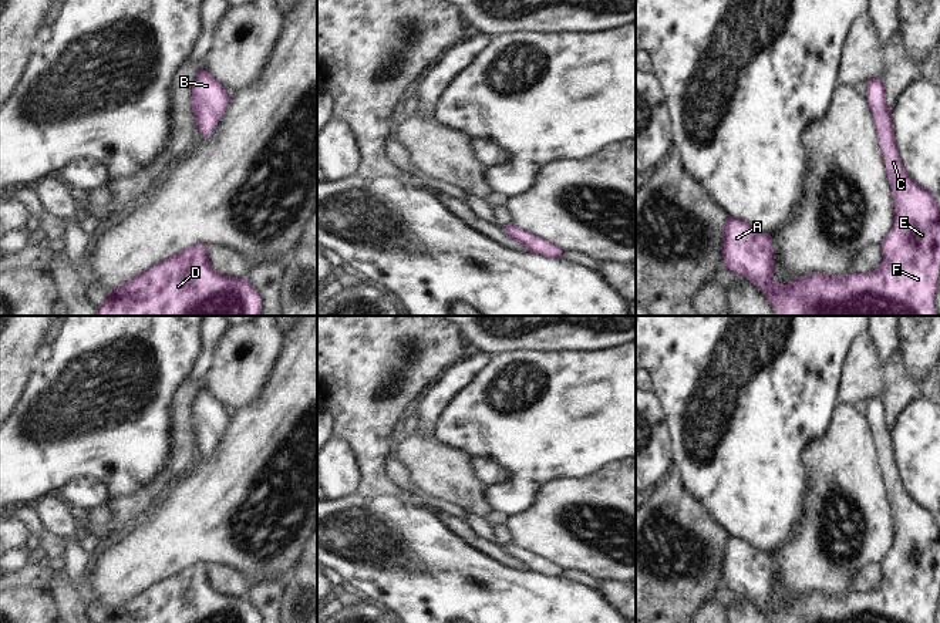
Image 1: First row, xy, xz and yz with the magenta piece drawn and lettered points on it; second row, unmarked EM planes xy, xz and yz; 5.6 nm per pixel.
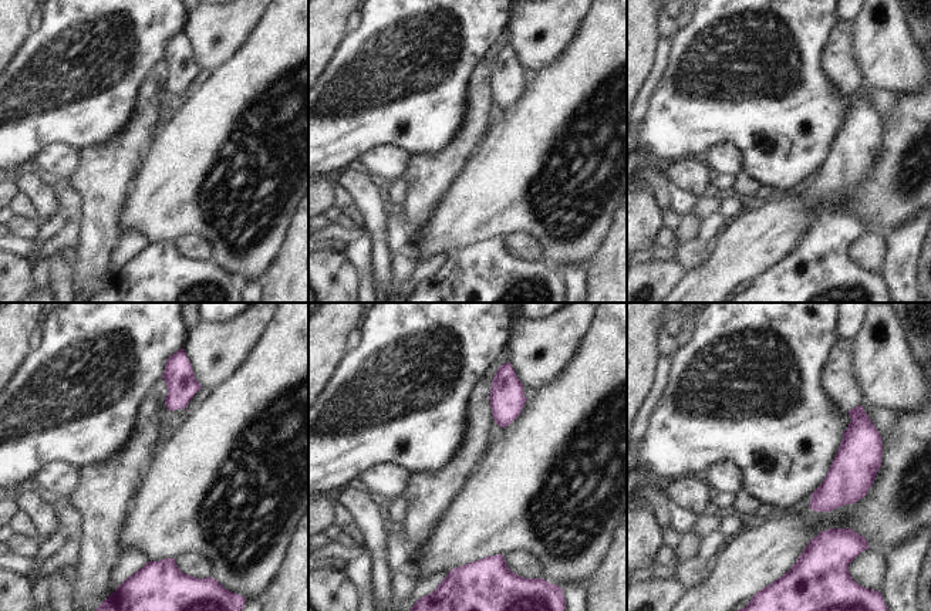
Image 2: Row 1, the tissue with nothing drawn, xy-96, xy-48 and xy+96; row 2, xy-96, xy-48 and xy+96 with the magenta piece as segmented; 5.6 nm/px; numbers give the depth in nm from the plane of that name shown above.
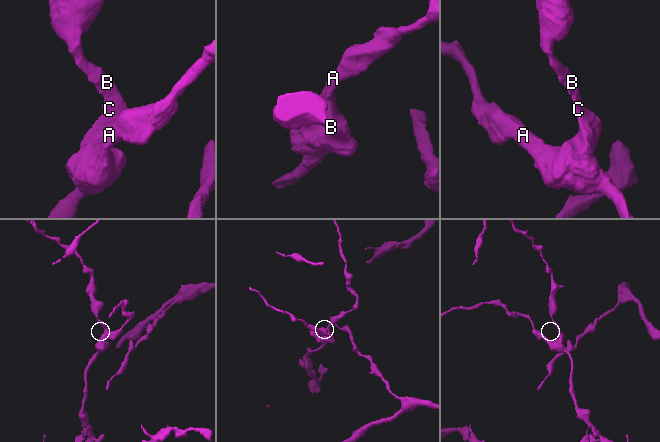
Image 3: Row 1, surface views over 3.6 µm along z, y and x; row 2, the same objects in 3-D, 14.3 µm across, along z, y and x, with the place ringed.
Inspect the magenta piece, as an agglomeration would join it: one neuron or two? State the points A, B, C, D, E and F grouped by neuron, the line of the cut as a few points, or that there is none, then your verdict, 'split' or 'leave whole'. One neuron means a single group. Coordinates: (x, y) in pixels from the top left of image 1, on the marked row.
A B C D E F; no cut; leave whole

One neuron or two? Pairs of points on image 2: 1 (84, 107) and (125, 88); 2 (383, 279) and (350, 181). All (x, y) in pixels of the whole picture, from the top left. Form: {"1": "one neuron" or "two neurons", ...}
{"1": "one neuron", "2": "one neuron"}

